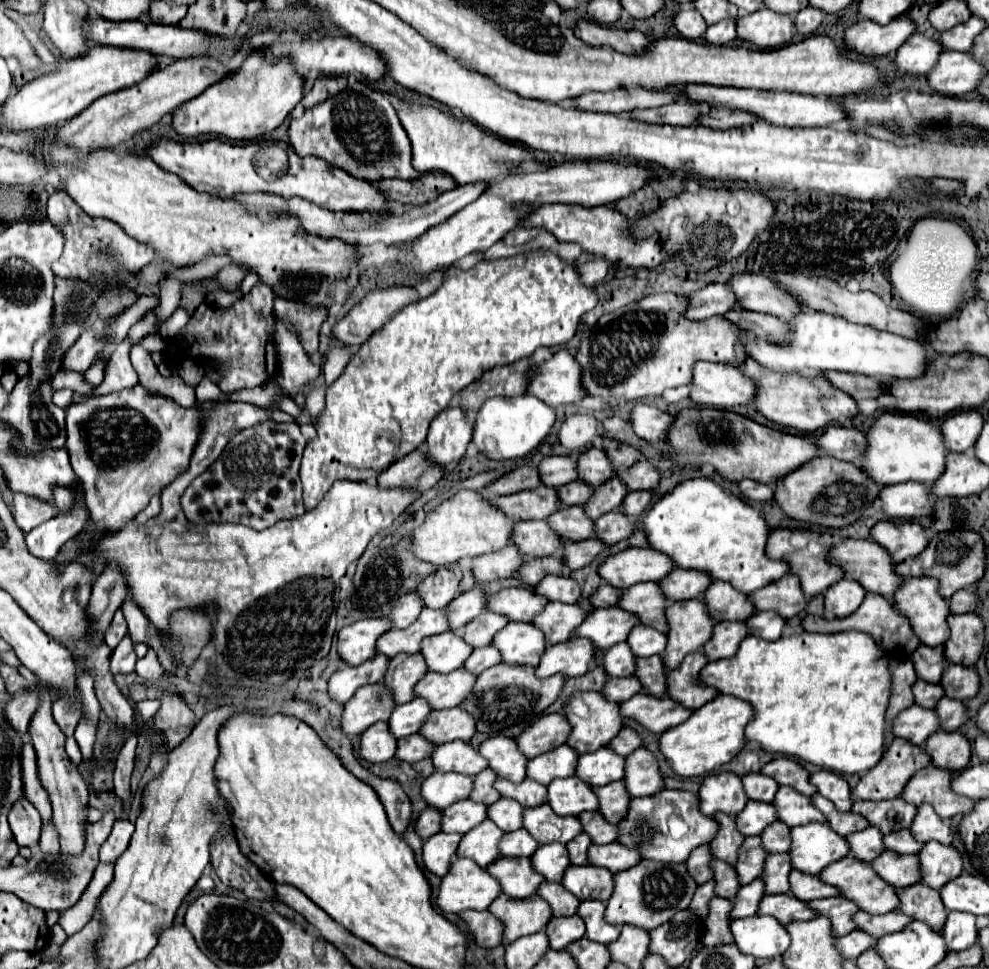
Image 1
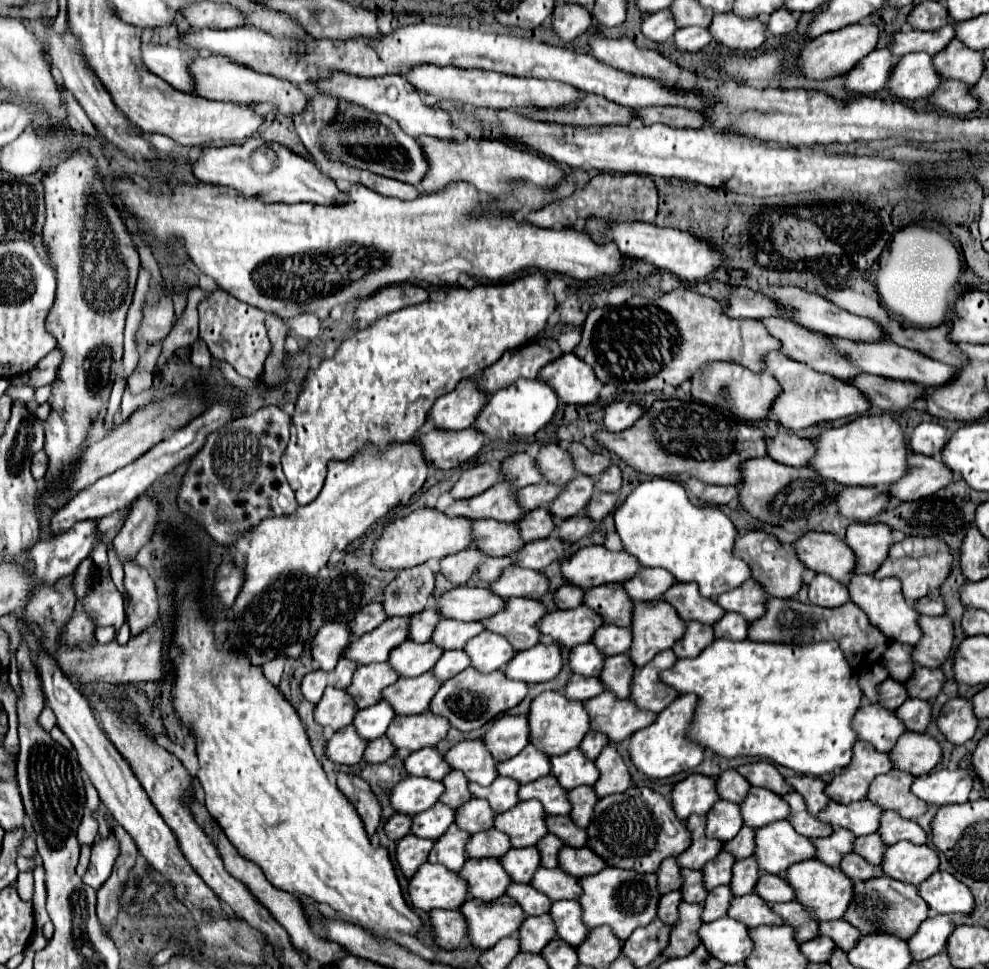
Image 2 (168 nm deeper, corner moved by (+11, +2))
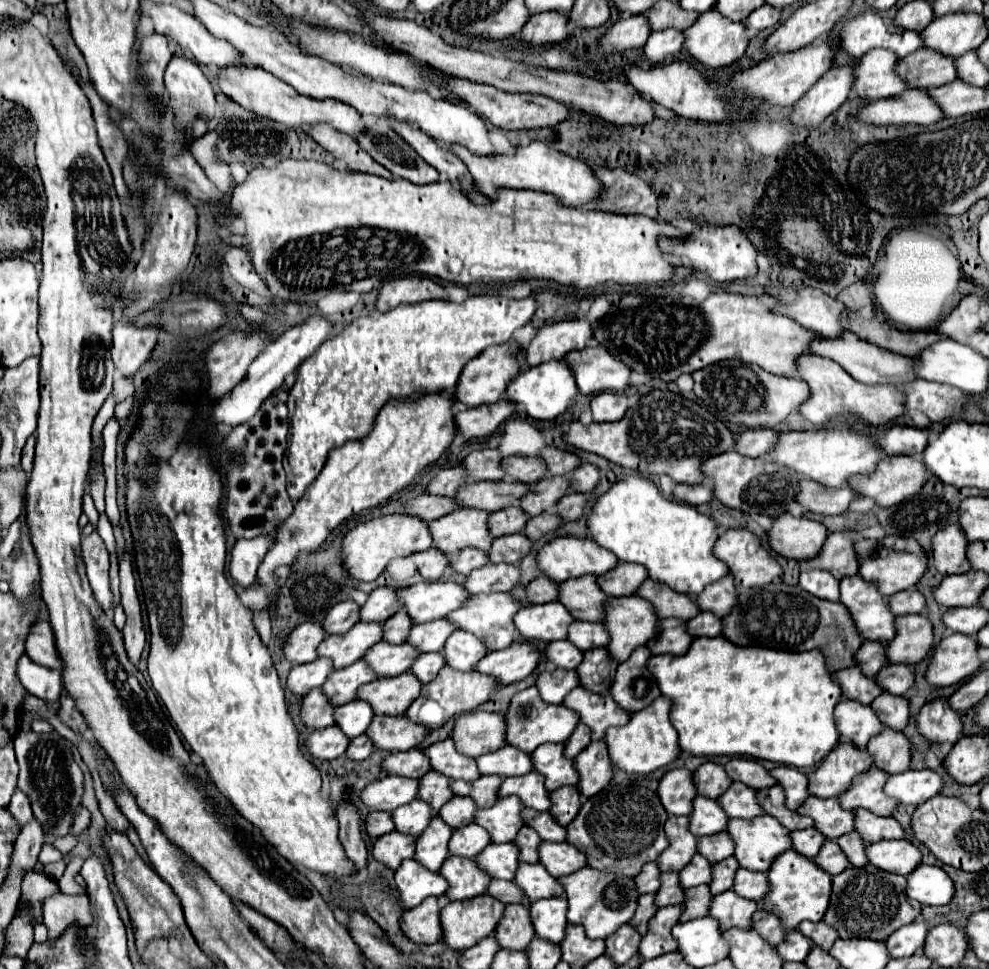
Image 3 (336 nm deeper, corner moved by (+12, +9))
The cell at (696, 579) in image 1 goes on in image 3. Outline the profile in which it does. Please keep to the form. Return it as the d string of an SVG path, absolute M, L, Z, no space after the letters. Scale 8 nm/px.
M617 563L611 571L597 577L599 589L609 597L633 595L643 581L645 577L641 565L623 565L623 563Z

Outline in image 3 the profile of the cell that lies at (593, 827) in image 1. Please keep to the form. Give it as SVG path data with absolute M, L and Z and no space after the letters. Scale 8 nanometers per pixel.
M523 809L521 817L523 817L523 823L527 827L531 827L531 829L537 831L537 835L541 837L541 841L553 841L553 843L565 841L567 831L561 825L557 825L557 821L547 811Z

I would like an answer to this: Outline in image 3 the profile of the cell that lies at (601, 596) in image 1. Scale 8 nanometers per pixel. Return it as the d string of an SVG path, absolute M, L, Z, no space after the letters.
M545 575L535 577L525 587L525 593L527 593L527 601L529 603L549 603L549 601L555 601L557 595L559 595L557 585L549 577L545 577Z

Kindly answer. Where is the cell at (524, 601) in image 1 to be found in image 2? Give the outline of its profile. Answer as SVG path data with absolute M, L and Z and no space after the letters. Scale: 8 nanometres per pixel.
M458 586L448 594L444 594L438 606L446 618L470 622L470 620L486 620L496 612L502 612L506 608L506 600L496 596L490 588Z

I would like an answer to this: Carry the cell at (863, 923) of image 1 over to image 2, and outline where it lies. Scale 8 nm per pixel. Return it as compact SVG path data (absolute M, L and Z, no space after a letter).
M846 920L822 922L822 924L820 924L820 934L830 936L830 938L836 942L836 946L842 948L842 950L846 950L846 952L852 950L852 948L860 942L860 938L862 938L860 930L854 928L852 924L848 924Z

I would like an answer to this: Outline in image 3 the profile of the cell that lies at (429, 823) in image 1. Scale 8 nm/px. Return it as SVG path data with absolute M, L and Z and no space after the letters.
M371 811L367 817L365 817L365 833L369 837L381 837L385 833L391 833L395 829L389 813L379 813L379 811Z

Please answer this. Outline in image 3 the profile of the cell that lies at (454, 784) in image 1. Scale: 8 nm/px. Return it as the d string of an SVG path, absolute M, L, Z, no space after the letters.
M387 775L367 785L361 791L361 801L365 807L391 813L397 807L411 803L417 797L417 787L419 787L417 779Z

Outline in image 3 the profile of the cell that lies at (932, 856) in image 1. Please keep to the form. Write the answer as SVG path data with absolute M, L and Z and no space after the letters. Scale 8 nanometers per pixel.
M905 839L879 841L865 847L867 861L883 871L909 875L921 863L921 851Z

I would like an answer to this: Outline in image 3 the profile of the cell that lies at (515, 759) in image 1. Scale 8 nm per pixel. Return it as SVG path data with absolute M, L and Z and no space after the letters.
M451 739L433 743L423 753L429 757L431 769L443 773L449 779L463 779L463 781L479 779L479 769L475 769L475 759L457 753Z

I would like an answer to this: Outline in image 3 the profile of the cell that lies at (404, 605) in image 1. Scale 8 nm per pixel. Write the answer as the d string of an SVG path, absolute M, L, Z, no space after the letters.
M343 601L339 605L333 605L323 619L323 629L327 635L333 633L347 633L347 629L351 629L357 621L359 621L359 605L353 601Z

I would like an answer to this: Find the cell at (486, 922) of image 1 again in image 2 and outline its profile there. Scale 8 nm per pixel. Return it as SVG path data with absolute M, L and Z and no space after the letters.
M436 910L430 912L434 940L440 948L452 950L458 948L468 936L468 924L460 910Z

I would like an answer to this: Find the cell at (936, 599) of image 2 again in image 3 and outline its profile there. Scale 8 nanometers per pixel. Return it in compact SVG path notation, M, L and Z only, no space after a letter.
M917 587L905 589L901 593L895 593L887 599L889 609L893 615L909 615L909 613L921 613L925 609L925 597L917 591Z

